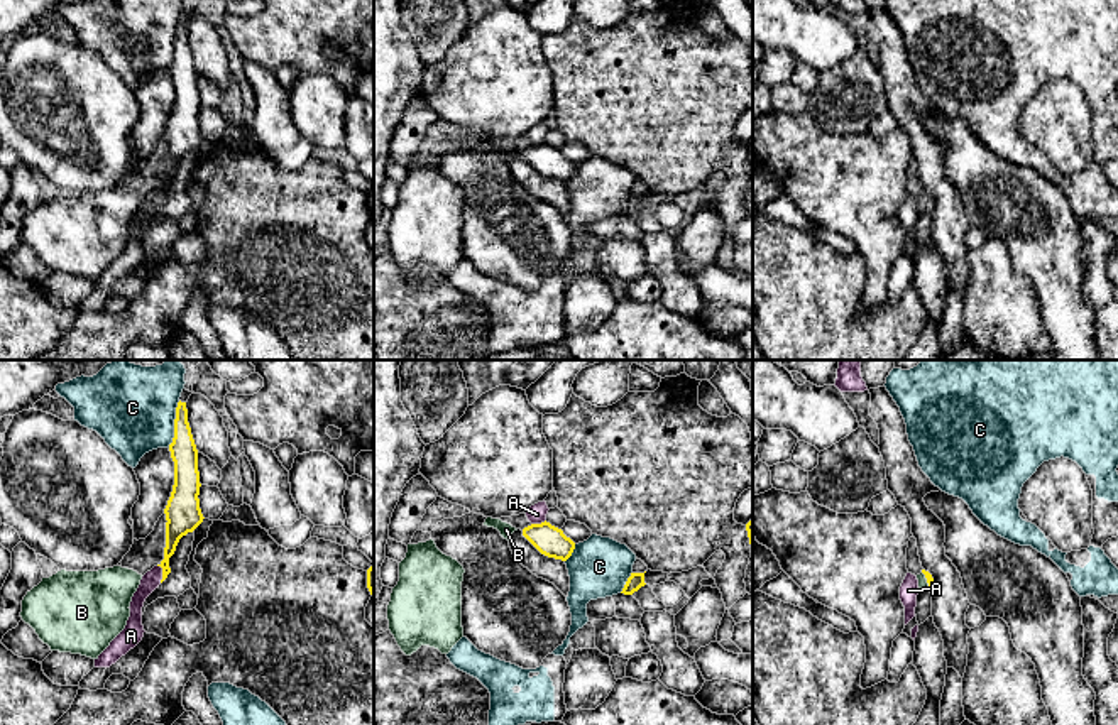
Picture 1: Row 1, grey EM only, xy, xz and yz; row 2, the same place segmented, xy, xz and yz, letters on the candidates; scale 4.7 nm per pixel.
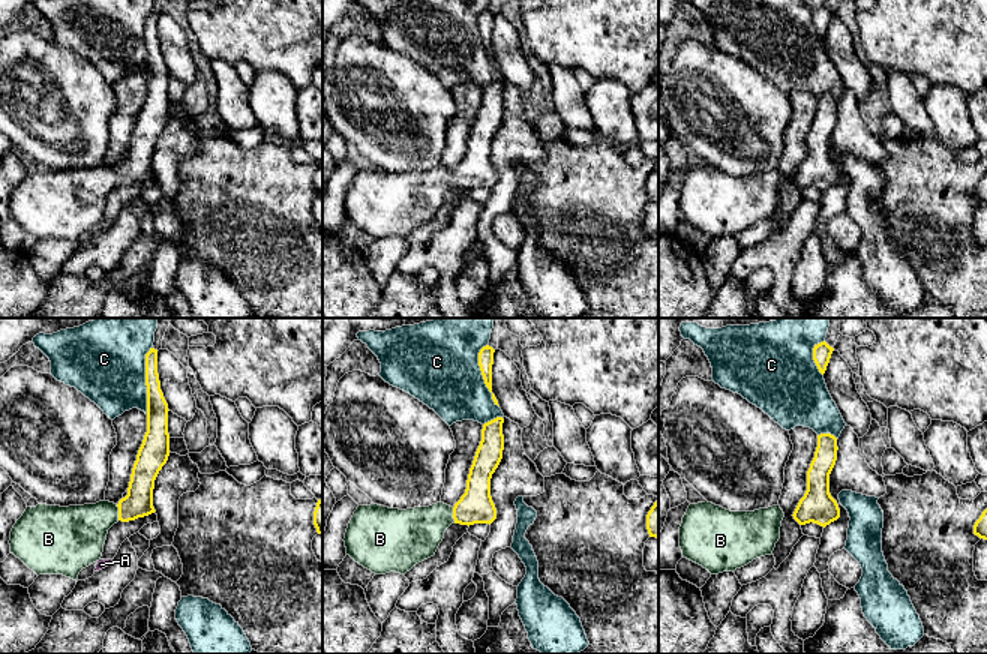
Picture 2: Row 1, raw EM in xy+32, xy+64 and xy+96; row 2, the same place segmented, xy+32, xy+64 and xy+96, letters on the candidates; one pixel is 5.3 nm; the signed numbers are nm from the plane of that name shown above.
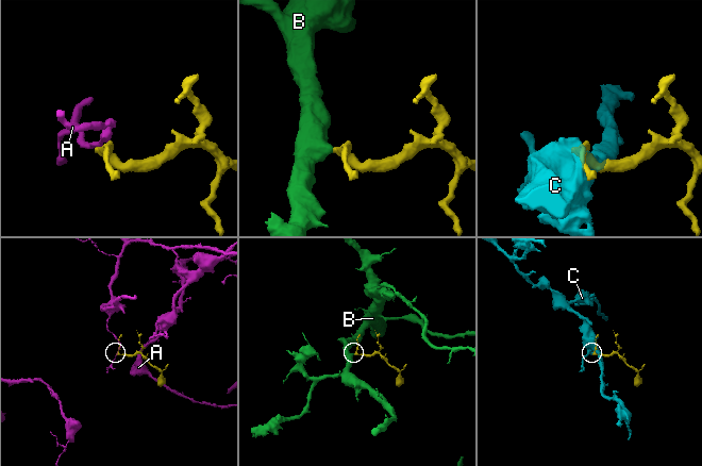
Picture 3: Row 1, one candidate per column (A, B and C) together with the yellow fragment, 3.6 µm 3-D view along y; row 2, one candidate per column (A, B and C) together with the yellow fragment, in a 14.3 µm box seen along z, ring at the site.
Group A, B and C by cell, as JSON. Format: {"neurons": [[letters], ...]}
{"neurons": [["A"], ["B"], ["C"]]}

